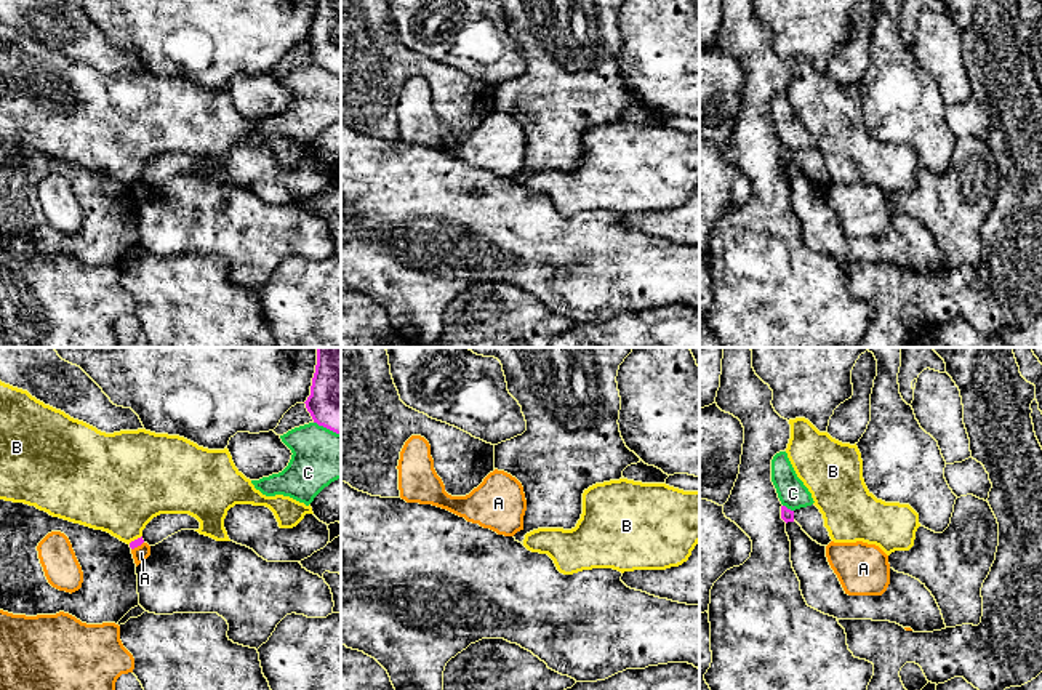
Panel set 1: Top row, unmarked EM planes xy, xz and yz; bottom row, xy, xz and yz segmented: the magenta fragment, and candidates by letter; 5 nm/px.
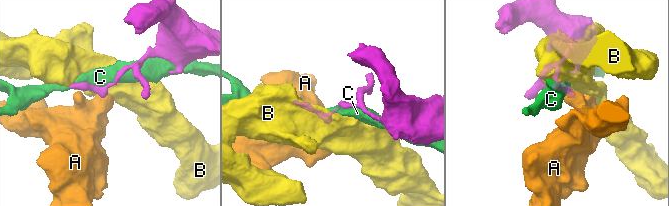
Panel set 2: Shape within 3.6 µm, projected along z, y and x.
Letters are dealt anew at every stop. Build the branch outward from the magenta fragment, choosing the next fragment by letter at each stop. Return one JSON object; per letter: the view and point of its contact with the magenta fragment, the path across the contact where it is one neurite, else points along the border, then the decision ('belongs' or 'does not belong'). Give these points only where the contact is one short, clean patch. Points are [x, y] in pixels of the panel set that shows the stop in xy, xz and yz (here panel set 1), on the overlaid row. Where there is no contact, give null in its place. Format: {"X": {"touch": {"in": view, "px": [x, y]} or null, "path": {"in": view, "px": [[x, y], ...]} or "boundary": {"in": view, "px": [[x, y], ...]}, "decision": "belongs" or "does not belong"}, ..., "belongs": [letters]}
{"A": {"touch": {"in": "xy", "px": [136, 546]}, "boundary": {"in": "xy", "px": [[143, 541], [132, 549]]}, "decision": "does not belong"}, "B": {"touch": {"in": "xy", "px": [135, 540]}, "decision": "does not belong"}, "C": {"touch": {"in": "yz", "px": [786, 508]}, "decision": "does not belong"}, "belongs": []}

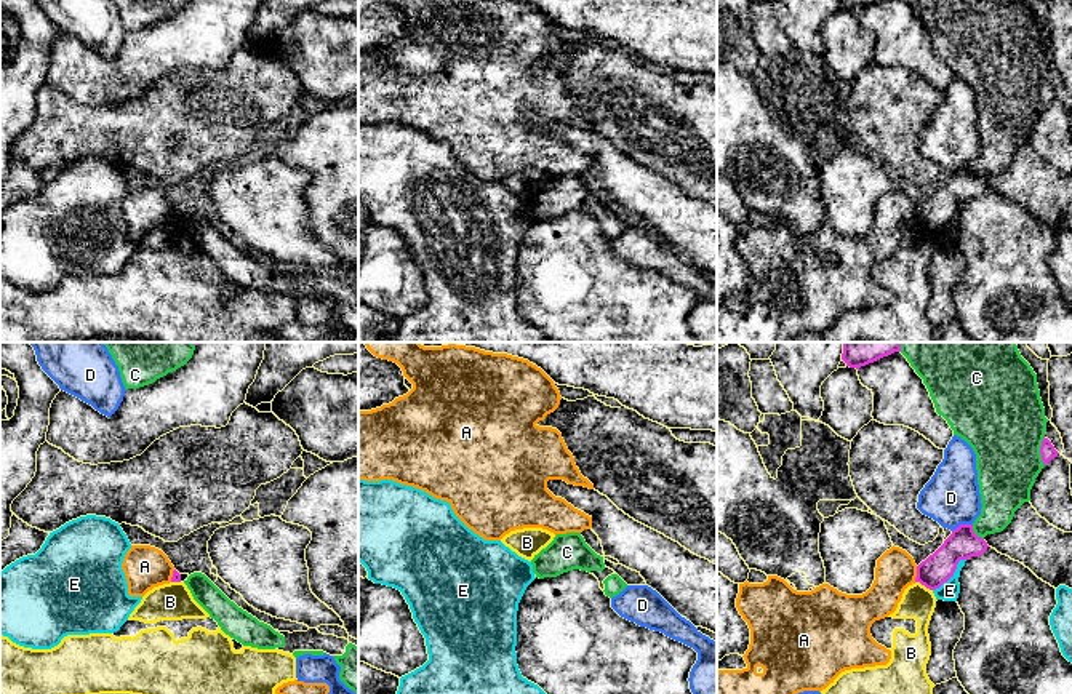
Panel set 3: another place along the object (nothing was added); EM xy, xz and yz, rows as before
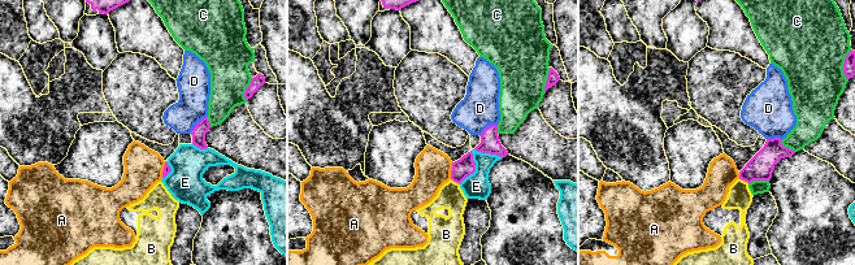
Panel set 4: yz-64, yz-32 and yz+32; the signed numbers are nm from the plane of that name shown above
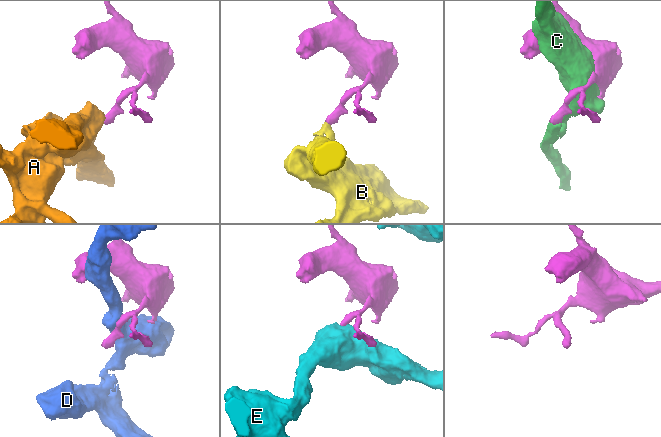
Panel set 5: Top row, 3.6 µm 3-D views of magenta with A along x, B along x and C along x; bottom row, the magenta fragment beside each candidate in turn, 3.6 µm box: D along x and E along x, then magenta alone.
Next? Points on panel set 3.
{"A": {"touch": {"in": "yz", "px": [917, 574]}, "boundary": {"in": "yz", "px": [[917, 566], [914, 581]]}, "decision": "does not belong"}, "B": {"touch": {"in": "yz", "px": [924, 584]}, "boundary": {"in": "yz", "px": [[916, 581], [932, 590]]}, "decision": "does not belong"}, "C": {"touch": {"in": "yz", "px": [1040, 450]}, "decision": "does not belong"}, "D": {"touch": {"in": "yz", "px": [962, 525]}, "decision": "does not belong"}, "E": {"touch": {"in": "yz", "px": [952, 574]}, "decision": "does not belong"}, "belongs": []}

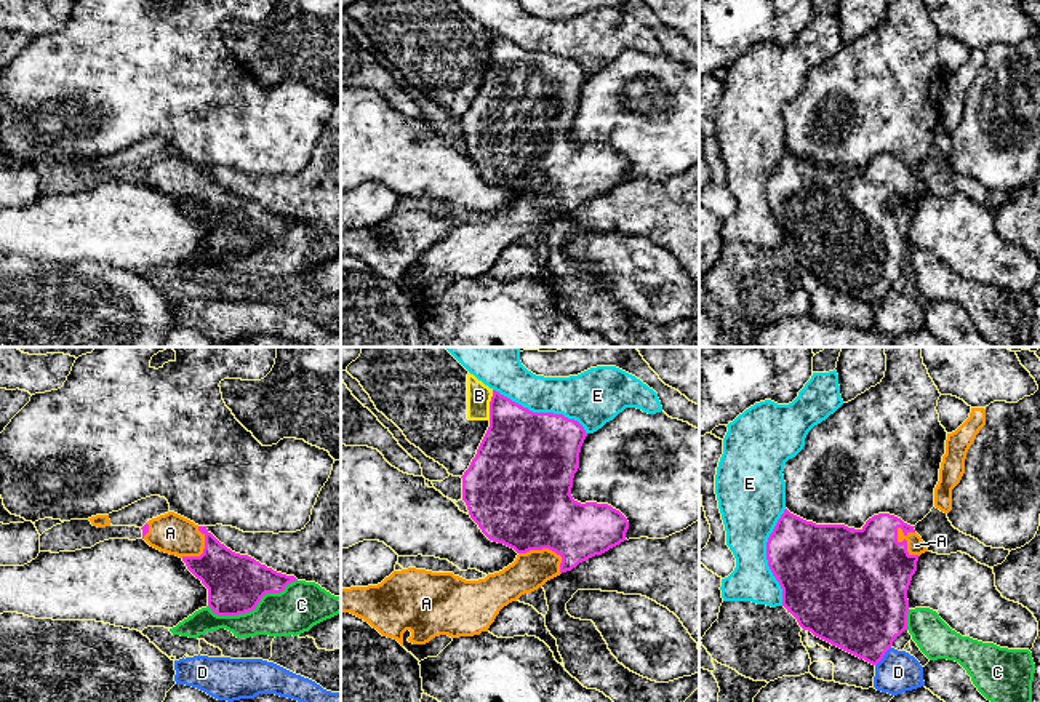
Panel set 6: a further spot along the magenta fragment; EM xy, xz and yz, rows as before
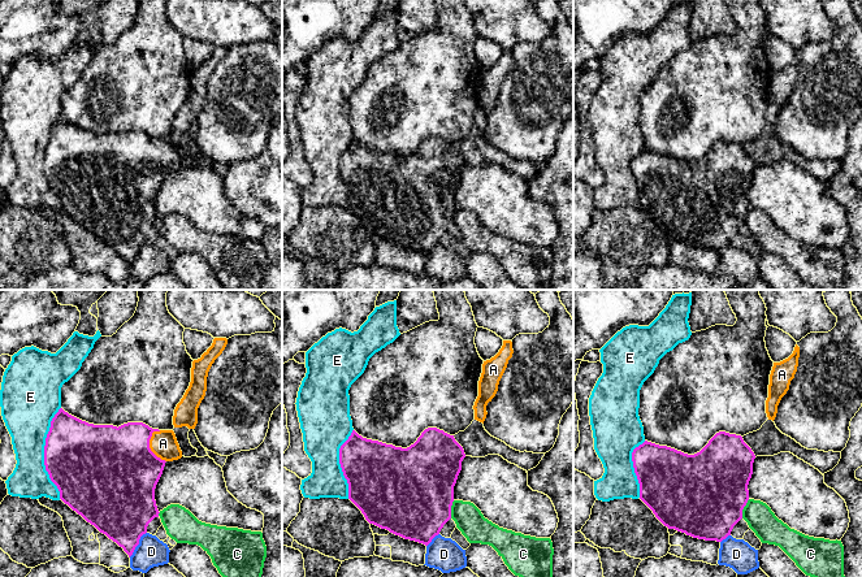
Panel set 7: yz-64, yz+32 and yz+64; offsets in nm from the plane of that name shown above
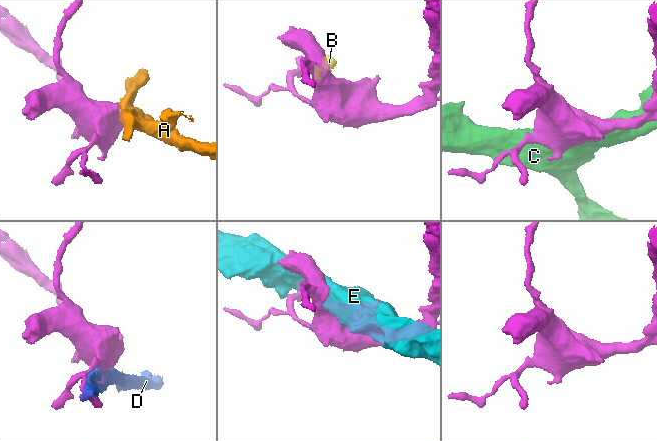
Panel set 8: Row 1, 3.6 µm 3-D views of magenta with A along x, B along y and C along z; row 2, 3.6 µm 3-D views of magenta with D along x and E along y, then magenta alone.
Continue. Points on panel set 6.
{"A": {"touch": {"in": "yz", "px": [906, 544]}, "path": {"in": "yz", "px": [[866, 573], [892, 547], [906, 544], [916, 546]]}, "decision": "belongs"}, "B": {"touch": {"in": "xz", "px": [490, 405]}, "boundary": {"in": "xz", "px": [[493, 390], [488, 419]]}, "decision": "does not belong"}, "C": {"touch": {"in": "xy", "px": [253, 608]}, "decision": "does not belong"}, "D": {"touch": {"in": "yz", "px": [884, 654]}, "decision": "does not belong"}, "E": {"touch": {"in": "xz", "px": [541, 413]}, "decision": "does not belong"}, "belongs": ["A"]}

